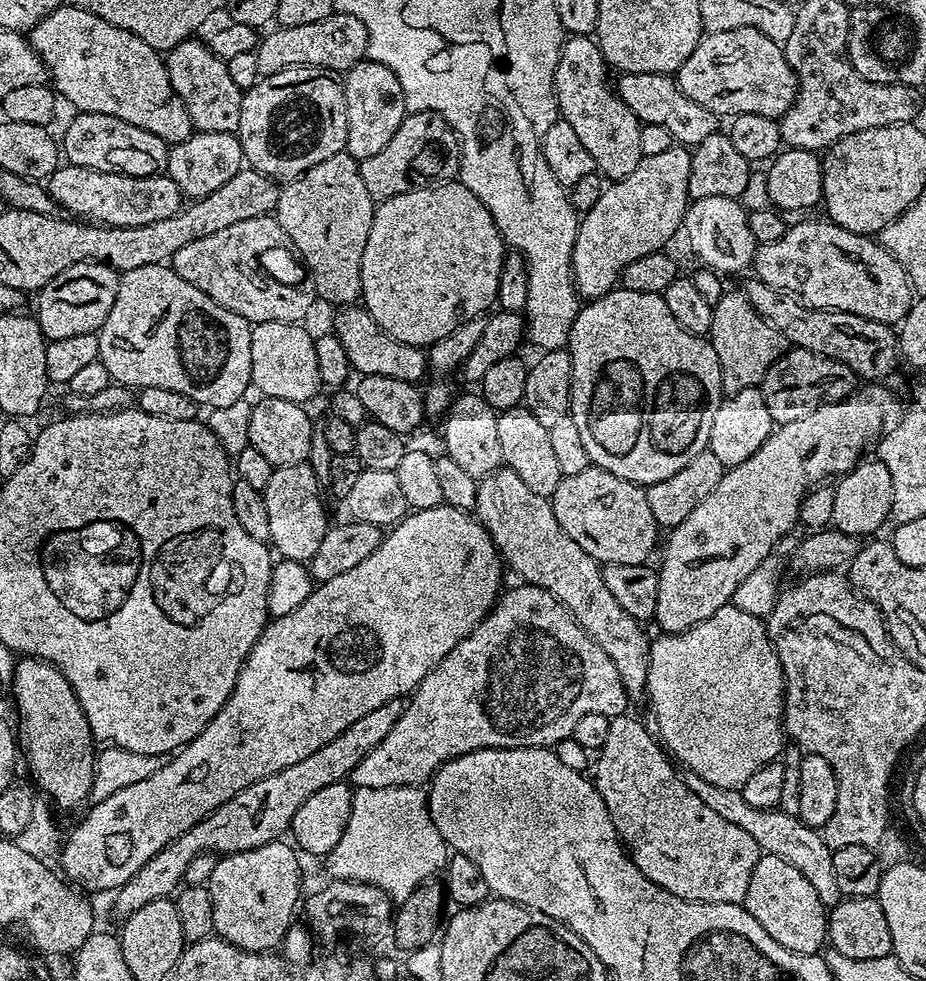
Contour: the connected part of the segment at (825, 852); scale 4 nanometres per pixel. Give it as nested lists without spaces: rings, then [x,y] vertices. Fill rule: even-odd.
[[[692,773],[686,779],[690,790],[694,790],[694,794],[698,794],[698,798],[702,798],[702,802],[706,802],[706,806],[718,814],[718,818],[742,826],[742,830],[754,838],[763,855],[781,858],[803,874],[810,886],[814,886],[819,900],[826,908],[840,902],[842,897],[834,879],[833,851],[826,846],[823,835],[817,829],[806,827],[797,815],[788,815],[781,809],[746,806],[746,800],[737,789],[714,787]]]

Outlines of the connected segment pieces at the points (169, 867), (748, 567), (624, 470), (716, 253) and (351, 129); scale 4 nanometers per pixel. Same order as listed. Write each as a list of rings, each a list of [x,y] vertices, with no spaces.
[[[403,699],[391,700],[378,706],[378,710],[370,710],[370,714],[365,714],[358,718],[358,722],[346,726],[346,730],[342,730],[338,738],[330,738],[326,746],[318,746],[314,754],[302,758],[302,762],[294,762],[294,766],[278,770],[278,774],[270,774],[258,782],[248,784],[246,790],[222,802],[222,806],[215,808],[209,816],[190,826],[186,834],[174,838],[166,847],[158,850],[158,854],[154,854],[154,858],[150,858],[150,862],[146,862],[142,870],[138,870],[138,874],[115,889],[117,914],[120,918],[126,918],[134,914],[134,910],[142,910],[146,902],[171,897],[181,887],[190,858],[205,854],[245,852],[268,844],[271,840],[281,839],[291,829],[294,814],[298,814],[298,806],[302,806],[306,798],[318,794],[322,786],[347,781],[354,766],[358,766],[358,762],[362,762],[362,758],[366,758],[366,754],[370,754],[370,750],[374,750],[374,746],[378,746],[378,742],[382,742],[386,734],[390,734],[404,705]]]
[[[864,386],[857,387],[851,396],[846,396],[842,400],[833,400],[822,406],[818,406],[818,410],[806,414],[806,418],[798,418],[798,422],[786,422],[785,424],[779,425],[779,427],[768,435],[766,442],[762,442],[762,446],[758,446],[758,450],[754,454],[750,454],[750,458],[746,458],[746,462],[727,469],[723,478],[718,482],[718,486],[714,486],[714,490],[710,490],[710,494],[706,494],[706,498],[702,498],[702,502],[698,502],[698,506],[694,506],[694,511],[690,513],[690,518],[686,518],[686,522],[682,522],[667,533],[668,545],[664,548],[664,561],[658,564],[659,584],[657,586],[657,608],[654,624],[660,627],[659,631],[664,634],[685,632],[685,630],[694,627],[698,622],[710,618],[710,614],[714,614],[719,608],[729,607],[732,595],[738,589],[739,584],[744,582],[753,573],[760,562],[775,553],[776,544],[780,539],[793,531],[792,527],[797,527],[800,504],[803,502],[804,497],[813,488],[828,482],[831,476],[834,476],[833,478],[841,478],[847,475],[852,468],[860,464],[864,456],[862,455],[863,452],[879,438],[880,431],[884,428],[884,423],[891,418],[892,411],[895,408],[896,404],[892,401],[892,396],[886,389],[864,388]]]
[[[613,290],[598,300],[587,301],[586,306],[581,307],[572,323],[572,331],[568,334],[566,351],[572,357],[572,402],[570,415],[574,426],[578,426],[578,434],[582,434],[582,446],[586,446],[589,461],[595,467],[604,468],[610,474],[621,476],[623,480],[629,480],[641,486],[647,486],[654,482],[662,482],[670,474],[678,474],[686,462],[695,456],[698,451],[696,439],[701,439],[702,429],[706,424],[706,413],[709,411],[708,395],[711,392],[720,392],[720,373],[716,362],[714,350],[709,341],[704,338],[694,338],[693,333],[685,332],[681,324],[677,324],[674,314],[668,313],[668,307],[662,299],[661,293],[651,292],[625,292]]]
[[[702,198],[692,200],[684,213],[682,232],[691,250],[705,267],[721,274],[747,269],[755,256],[756,243],[750,234],[747,211],[739,204],[737,199]]]
[[[367,58],[343,73],[342,87],[346,106],[346,151],[359,162],[370,158],[370,154],[378,154],[378,150],[394,138],[394,130],[398,130],[406,115],[404,91],[394,70]]]

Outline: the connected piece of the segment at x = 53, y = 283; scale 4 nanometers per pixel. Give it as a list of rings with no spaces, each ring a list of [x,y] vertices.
[[[89,262],[70,266],[62,270],[62,274],[46,282],[44,288],[39,289],[35,297],[37,300],[34,323],[45,341],[74,338],[74,334],[99,333],[106,322],[106,314],[110,314],[110,306],[114,306],[119,284],[120,276],[116,269],[108,267],[107,264]]]

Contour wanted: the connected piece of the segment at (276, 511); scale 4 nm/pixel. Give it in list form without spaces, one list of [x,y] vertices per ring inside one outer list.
[[[303,463],[273,468],[270,482],[266,482],[262,489],[268,519],[268,540],[275,555],[285,560],[312,561],[314,550],[318,550],[330,527],[330,519],[320,501],[320,484],[312,477],[308,467],[307,463]]]

